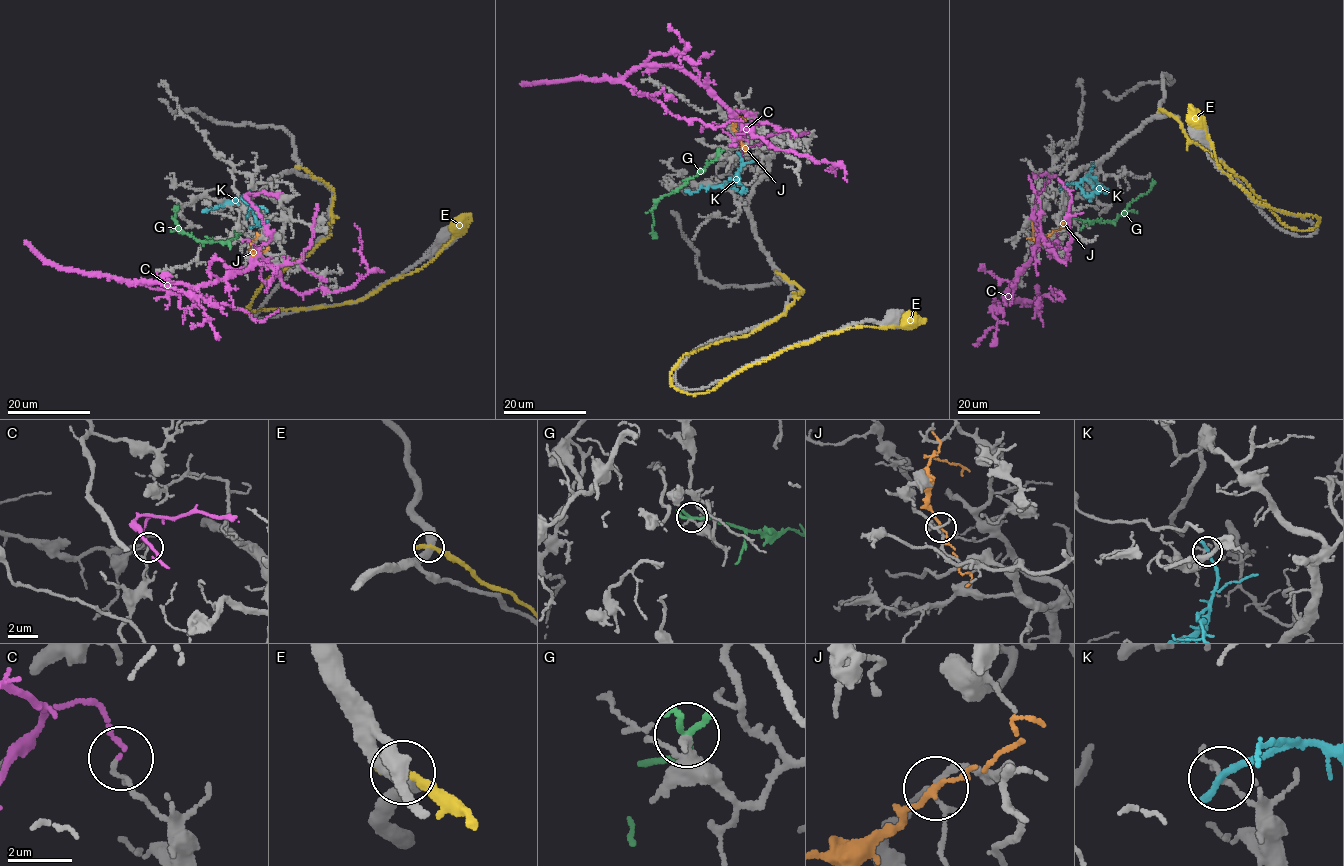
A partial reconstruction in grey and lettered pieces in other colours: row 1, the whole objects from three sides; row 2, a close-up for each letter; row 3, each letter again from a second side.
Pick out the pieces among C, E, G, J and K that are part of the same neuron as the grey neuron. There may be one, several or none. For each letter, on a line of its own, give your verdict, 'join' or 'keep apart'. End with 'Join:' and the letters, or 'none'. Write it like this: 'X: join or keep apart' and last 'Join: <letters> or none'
C: keep apart
E: keep apart
G: keep apart
J: keep apart
K: keep apart
Join: none

